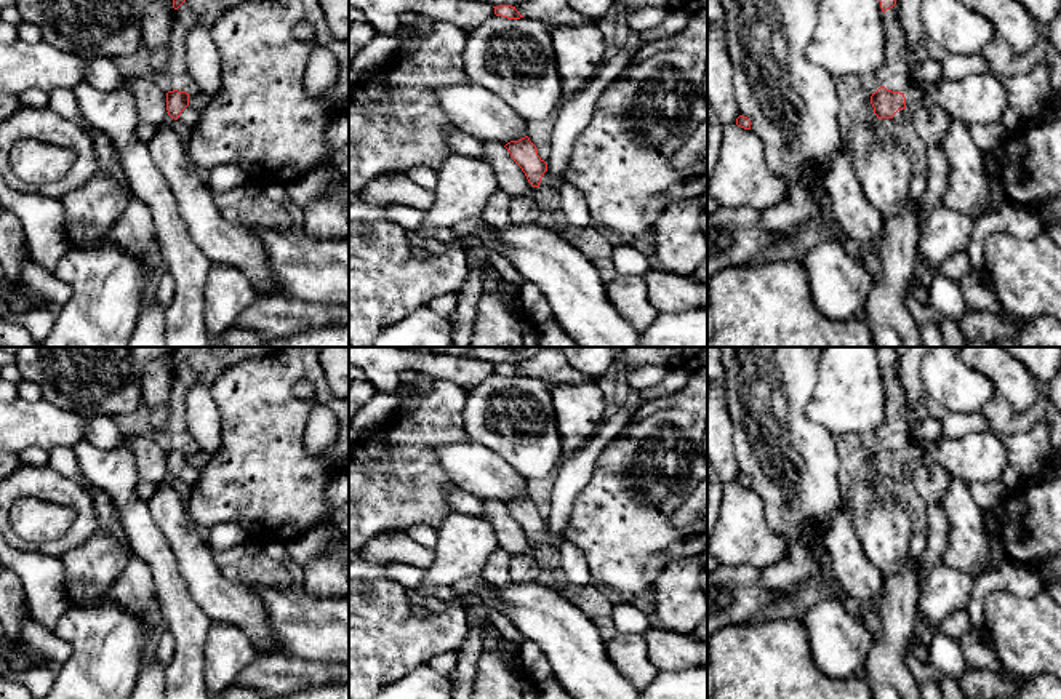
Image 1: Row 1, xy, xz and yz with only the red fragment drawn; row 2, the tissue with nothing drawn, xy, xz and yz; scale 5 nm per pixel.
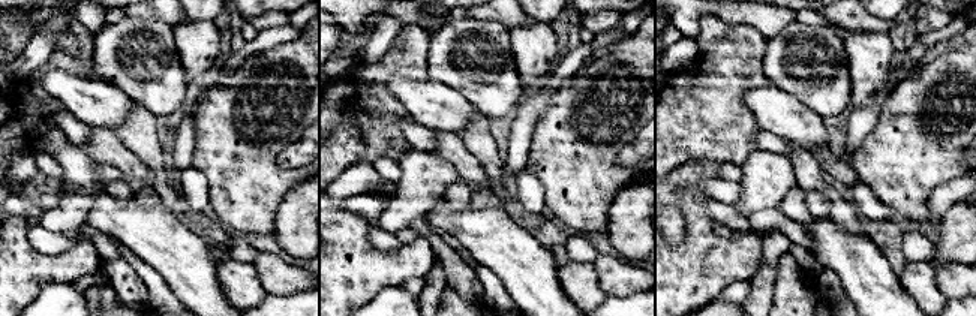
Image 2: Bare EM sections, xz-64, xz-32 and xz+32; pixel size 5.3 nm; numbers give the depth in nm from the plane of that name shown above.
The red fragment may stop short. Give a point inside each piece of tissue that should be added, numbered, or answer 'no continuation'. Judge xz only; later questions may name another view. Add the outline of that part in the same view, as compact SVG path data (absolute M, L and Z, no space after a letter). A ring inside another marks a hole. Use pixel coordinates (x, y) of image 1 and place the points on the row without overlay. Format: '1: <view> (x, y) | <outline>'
1: xz (548, 539) | M546 529L544 534L541 536L539 547L543 550L549 549L549 547L557 547L559 549L562 541L563 541L563 537L554 536L549 529Z

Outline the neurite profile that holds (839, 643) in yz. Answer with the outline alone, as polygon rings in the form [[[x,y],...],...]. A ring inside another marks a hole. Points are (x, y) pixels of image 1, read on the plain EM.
[[[815,593],[805,603],[802,622],[810,656],[823,675],[832,680],[858,675],[874,643],[863,619],[851,614],[840,600]]]

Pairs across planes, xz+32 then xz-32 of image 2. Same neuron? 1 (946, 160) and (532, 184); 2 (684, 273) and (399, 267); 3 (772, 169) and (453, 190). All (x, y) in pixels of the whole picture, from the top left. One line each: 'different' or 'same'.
1: different
2: same
3: different

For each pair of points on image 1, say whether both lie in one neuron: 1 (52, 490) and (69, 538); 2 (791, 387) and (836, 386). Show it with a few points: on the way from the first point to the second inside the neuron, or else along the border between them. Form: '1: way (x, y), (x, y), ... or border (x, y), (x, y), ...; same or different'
1: way (66, 495), (80, 509), (80, 523); same
2: border (818, 363), (818, 381), (805, 407), (815, 424); different

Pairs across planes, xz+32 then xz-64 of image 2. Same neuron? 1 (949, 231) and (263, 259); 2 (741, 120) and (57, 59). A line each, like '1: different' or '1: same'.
1: different
2: same

